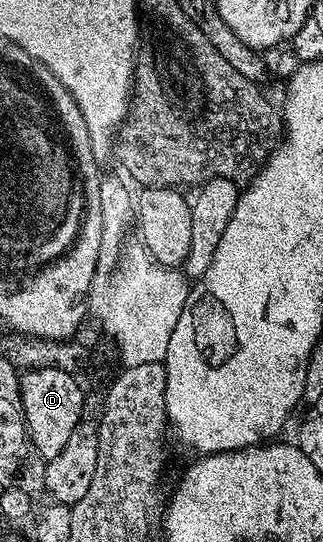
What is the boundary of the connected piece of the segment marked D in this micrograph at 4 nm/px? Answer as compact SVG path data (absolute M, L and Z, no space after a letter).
M37 369L24 371L19 378L19 401L23 404L24 418L27 420L28 434L37 450L48 461L57 458L65 450L65 442L73 430L84 419L84 385L79 385L74 375L57 369Z

